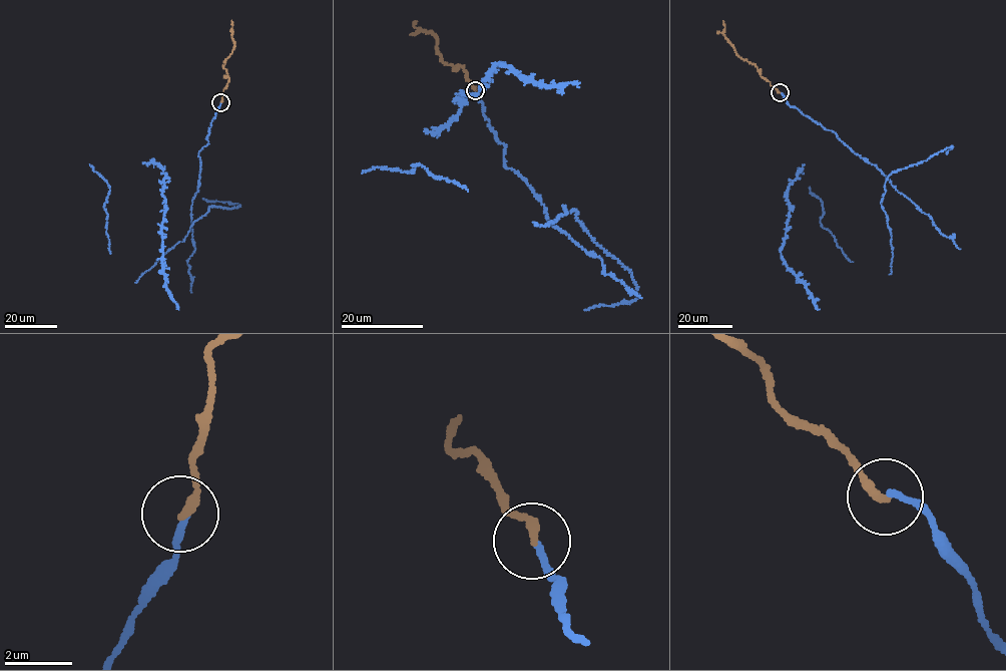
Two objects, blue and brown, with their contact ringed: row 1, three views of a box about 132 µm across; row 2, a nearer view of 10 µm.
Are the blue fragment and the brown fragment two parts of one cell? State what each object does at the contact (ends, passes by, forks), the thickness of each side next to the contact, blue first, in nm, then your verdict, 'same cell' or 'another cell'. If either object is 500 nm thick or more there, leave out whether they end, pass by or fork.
blue ends there; brown ends there; 170 nm thick on the blue side, 280 nm on the other; same cell

